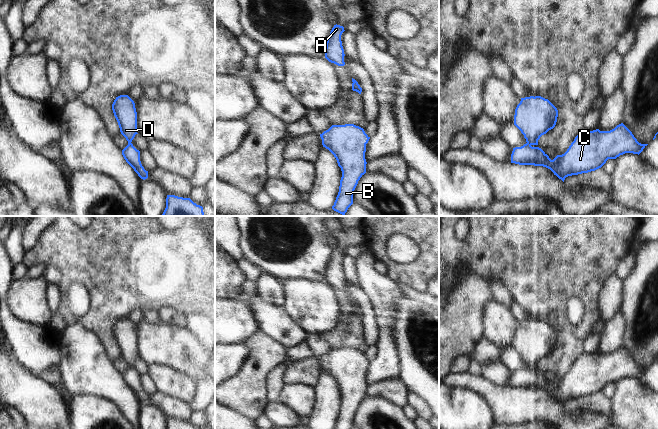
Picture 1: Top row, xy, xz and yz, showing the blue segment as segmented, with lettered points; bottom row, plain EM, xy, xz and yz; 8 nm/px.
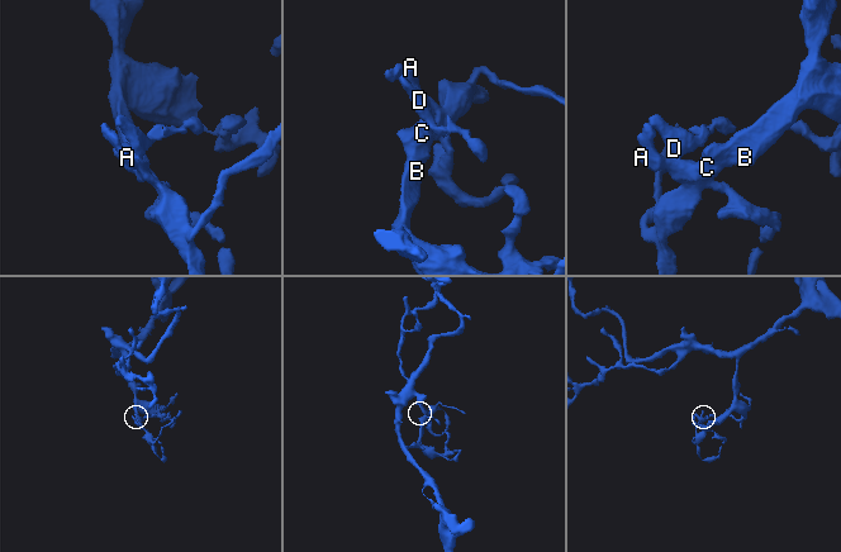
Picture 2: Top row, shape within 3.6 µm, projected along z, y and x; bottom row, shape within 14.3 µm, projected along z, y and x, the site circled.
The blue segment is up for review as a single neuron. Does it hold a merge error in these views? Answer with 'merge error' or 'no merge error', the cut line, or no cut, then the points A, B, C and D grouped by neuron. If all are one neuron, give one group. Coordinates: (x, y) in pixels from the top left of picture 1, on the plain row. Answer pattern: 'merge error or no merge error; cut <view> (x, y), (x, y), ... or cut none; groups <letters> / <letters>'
merge error; cut yz (527, 366), (530, 369); groups A B C / D

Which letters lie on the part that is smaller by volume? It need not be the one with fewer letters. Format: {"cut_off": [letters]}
{"cut_off": ["D"]}

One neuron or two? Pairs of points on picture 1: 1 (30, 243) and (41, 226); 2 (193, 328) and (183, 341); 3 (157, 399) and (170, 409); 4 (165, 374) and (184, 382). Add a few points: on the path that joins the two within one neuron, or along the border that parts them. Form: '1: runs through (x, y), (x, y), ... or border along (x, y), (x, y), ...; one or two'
1: runs through (31, 239), (31, 236), (37, 230); one
2: border along (185, 329), (204, 350); two
3: runs through (160, 401), (167, 406); one
4: runs through (170, 379), (174, 382), (179, 382); one

